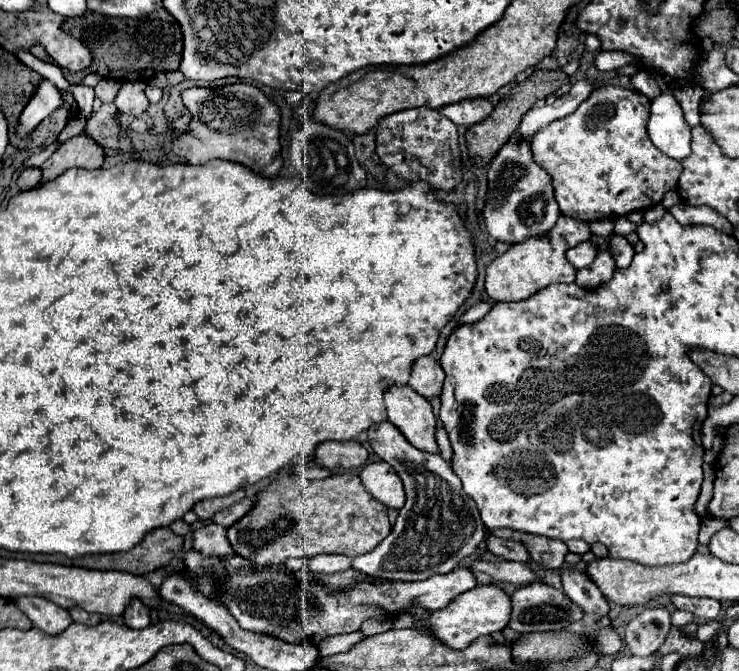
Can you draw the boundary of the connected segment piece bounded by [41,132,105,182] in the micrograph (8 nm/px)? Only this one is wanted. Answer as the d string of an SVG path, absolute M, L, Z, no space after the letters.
M85 132L77 134L69 138L67 142L63 142L53 152L53 156L47 162L43 162L41 182L57 178L61 172L69 168L87 168L87 170L101 168L103 160L105 160L103 148L93 138L89 138Z

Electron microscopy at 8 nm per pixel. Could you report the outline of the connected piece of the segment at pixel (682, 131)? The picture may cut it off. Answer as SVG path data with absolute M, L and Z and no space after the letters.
M671 92L659 94L653 102L651 102L651 118L647 124L649 130L649 138L651 142L667 156L675 158L675 160L683 160L691 154L691 128L685 124L683 120L683 110L677 104L677 100L673 98Z

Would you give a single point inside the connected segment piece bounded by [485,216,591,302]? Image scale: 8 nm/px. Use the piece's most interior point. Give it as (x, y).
(525, 268)

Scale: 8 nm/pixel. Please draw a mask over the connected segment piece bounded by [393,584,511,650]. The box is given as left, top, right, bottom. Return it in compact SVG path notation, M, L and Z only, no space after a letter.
M489 584L489 586L475 586L461 596L457 596L447 608L429 614L425 620L419 620L411 614L399 614L393 618L393 628L409 628L409 630L427 630L433 636L439 636L439 640L453 648L463 650L479 636L489 636L493 632L499 632L507 626L511 616L511 600L509 594L505 594L501 588Z

